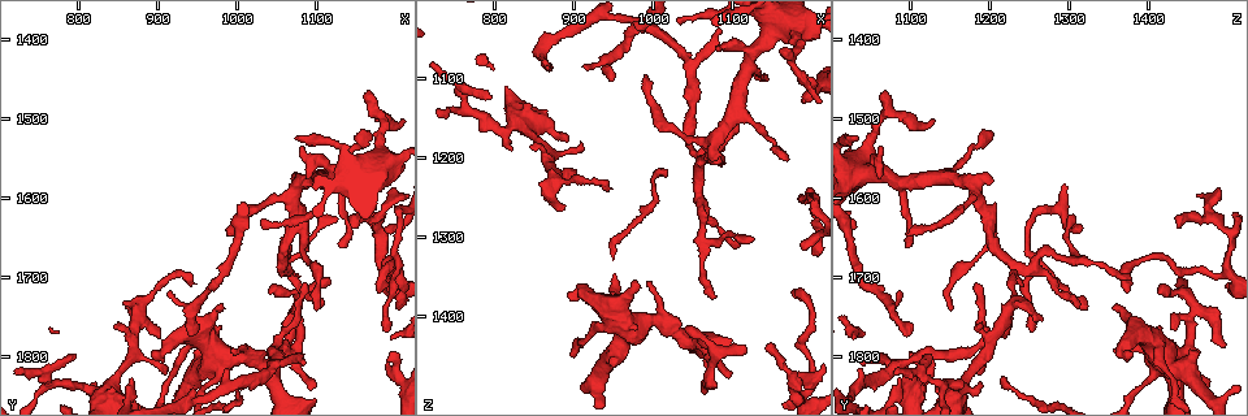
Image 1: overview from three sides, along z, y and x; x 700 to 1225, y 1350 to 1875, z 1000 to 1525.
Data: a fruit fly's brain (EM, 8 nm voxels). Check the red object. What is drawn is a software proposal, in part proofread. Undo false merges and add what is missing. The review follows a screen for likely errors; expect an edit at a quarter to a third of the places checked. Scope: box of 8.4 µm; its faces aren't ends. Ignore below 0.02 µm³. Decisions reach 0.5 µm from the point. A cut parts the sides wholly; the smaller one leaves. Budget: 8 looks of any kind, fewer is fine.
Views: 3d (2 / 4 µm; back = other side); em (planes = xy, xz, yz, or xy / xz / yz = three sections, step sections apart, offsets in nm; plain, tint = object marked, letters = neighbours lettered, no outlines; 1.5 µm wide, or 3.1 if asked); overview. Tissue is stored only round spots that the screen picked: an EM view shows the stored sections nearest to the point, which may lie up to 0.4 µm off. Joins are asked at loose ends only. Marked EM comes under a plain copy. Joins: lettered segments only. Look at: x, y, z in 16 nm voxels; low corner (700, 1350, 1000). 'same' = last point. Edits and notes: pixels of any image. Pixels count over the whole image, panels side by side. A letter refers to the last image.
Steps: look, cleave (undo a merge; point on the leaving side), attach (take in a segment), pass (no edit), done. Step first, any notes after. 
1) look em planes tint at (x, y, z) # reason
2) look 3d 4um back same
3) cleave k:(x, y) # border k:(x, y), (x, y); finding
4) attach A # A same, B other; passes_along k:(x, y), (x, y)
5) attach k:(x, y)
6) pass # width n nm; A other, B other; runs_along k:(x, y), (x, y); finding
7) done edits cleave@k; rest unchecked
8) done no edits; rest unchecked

look em planes letters at (865, 1825, 1085) # an open end

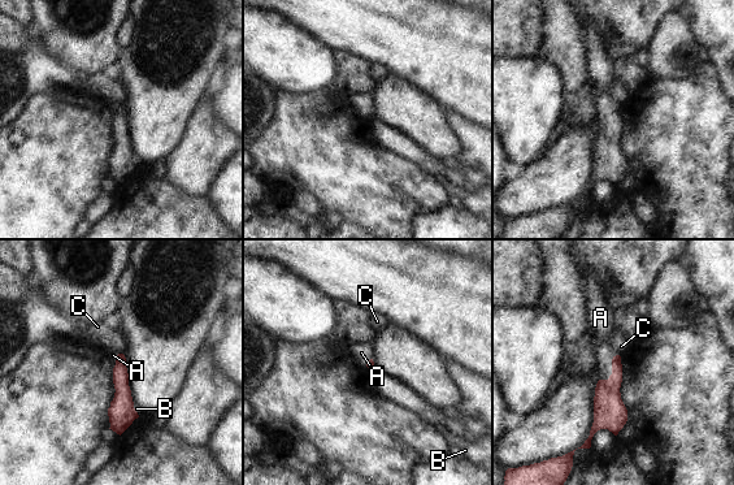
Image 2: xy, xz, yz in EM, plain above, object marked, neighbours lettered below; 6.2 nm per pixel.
attach 2:(604, 354) # A same, B other, C other; passes_along 2:(609, 411), (612, 371), (604, 354); the cell continues

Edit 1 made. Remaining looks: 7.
look em planes letters at (845, 1765, 1190) # an open end

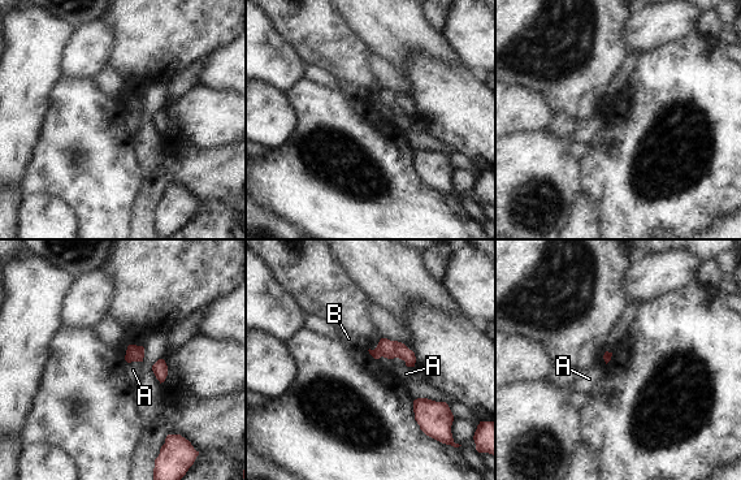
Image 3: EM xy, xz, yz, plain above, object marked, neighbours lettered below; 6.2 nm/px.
pass # A other, B other; none of them fits

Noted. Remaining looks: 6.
look em planes letters at (1090, 1845, 1475) # free end

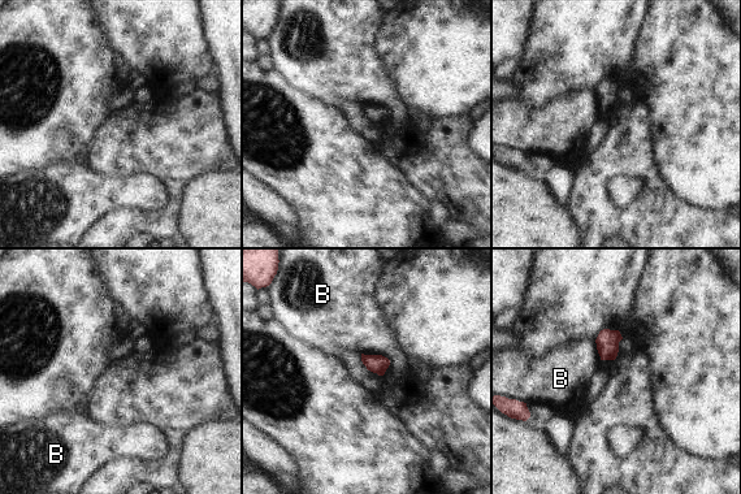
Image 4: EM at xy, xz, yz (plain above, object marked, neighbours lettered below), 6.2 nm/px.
pass # longest_contact B 200 nm; B other; border 4:(362, 352), (385, 356), (385, 373); no lettered segment goes on from it

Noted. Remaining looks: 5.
done edits attach@2; rest unchecked

